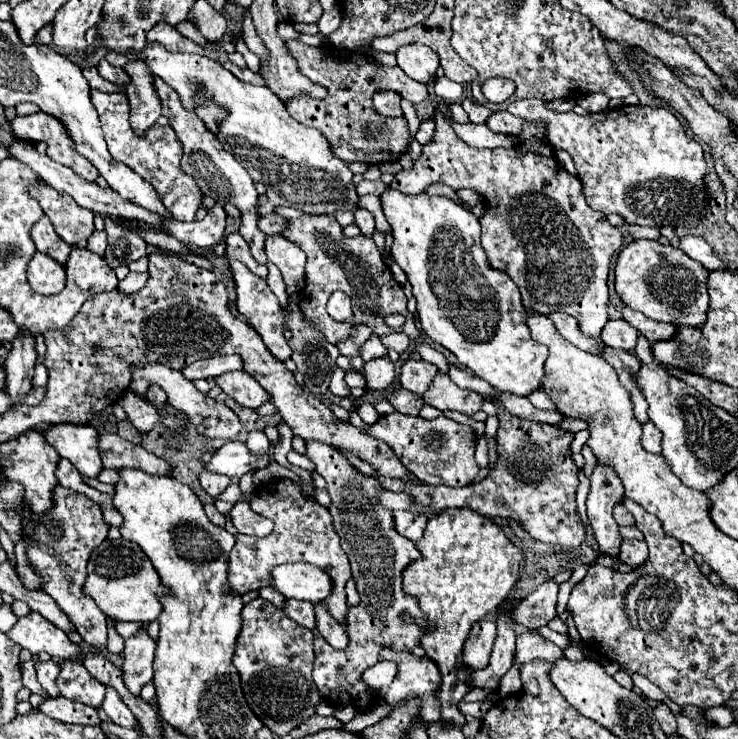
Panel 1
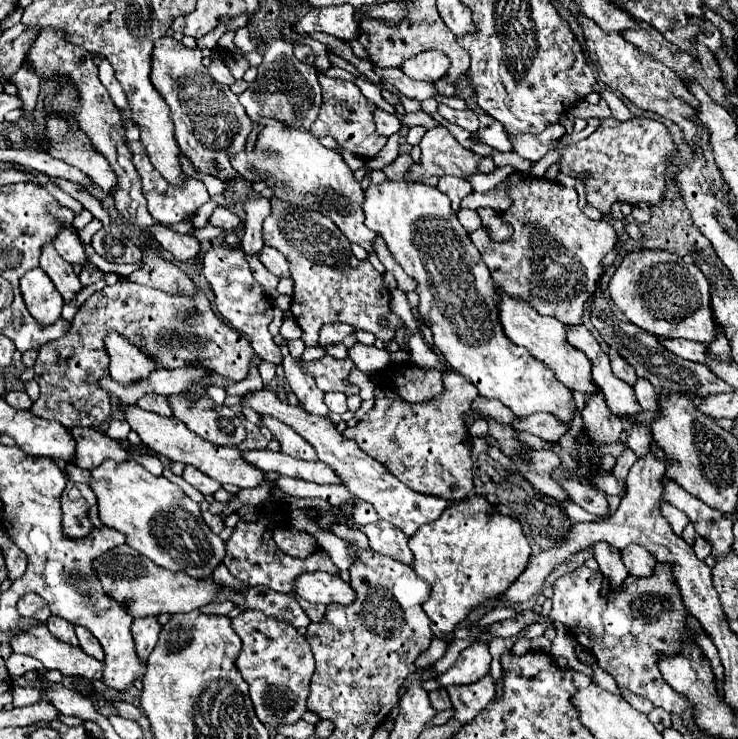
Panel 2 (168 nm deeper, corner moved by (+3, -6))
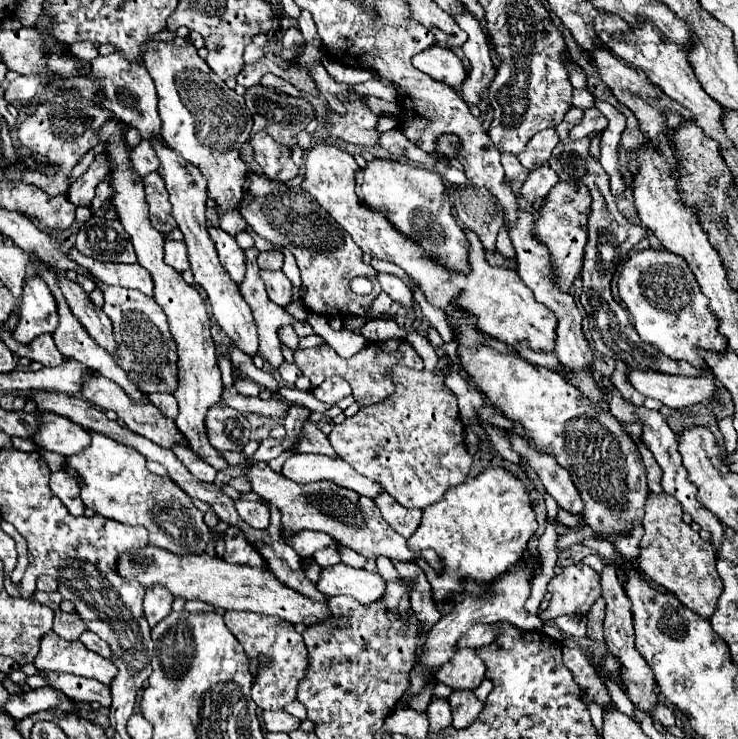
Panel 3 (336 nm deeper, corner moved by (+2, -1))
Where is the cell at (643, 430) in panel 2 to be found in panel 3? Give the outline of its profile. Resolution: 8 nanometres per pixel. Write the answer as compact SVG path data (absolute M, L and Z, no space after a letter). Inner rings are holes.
M638 445L638 449L640 449L642 459L644 459L644 467L647 473L647 484L650 492L656 494L663 492L661 487L662 469L658 463L654 461L654 457L652 457L652 453L648 451L646 445Z

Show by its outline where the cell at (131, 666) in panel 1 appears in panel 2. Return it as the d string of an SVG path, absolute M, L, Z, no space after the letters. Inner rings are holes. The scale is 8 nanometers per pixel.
M139 618L139 620L133 620L131 634L133 634L133 640L135 640L135 652L137 652L137 656L139 656L141 662L147 660L147 656L153 650L153 646L157 644L159 630L161 630L161 626L159 626L157 618Z

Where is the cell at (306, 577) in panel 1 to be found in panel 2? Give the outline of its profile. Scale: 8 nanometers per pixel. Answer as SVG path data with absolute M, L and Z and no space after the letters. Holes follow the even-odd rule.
M303 572L293 582L295 594L301 600L315 604L343 604L353 602L353 590L339 576L327 572Z

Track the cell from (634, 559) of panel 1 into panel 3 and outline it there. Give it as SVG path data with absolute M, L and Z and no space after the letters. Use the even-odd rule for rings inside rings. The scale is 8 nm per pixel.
M648 493L644 515L644 537L640 543L640 569L658 585L672 591L688 609L700 617L710 617L716 611L718 597L722 595L722 579L716 571L714 549L708 541L682 521L682 507L678 499L668 493Z

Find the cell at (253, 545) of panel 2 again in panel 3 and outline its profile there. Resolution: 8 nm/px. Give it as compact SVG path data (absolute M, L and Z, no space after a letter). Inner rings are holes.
M228 527L224 533L224 541L226 541L224 559L228 563L262 567L262 555L258 555L256 549L246 541L246 537L242 537L238 527Z

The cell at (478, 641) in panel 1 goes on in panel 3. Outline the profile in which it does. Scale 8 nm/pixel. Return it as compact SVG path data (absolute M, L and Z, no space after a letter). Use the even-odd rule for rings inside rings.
M458 649L454 657L438 669L436 679L456 691L458 689L474 691L484 681L484 673L486 667L482 665L482 661L478 661L476 651Z

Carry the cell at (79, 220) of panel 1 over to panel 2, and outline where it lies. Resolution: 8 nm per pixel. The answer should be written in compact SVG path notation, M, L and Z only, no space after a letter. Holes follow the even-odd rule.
M61 226L59 234L53 240L55 250L71 264L85 264L85 248L81 244L79 232L73 226Z

